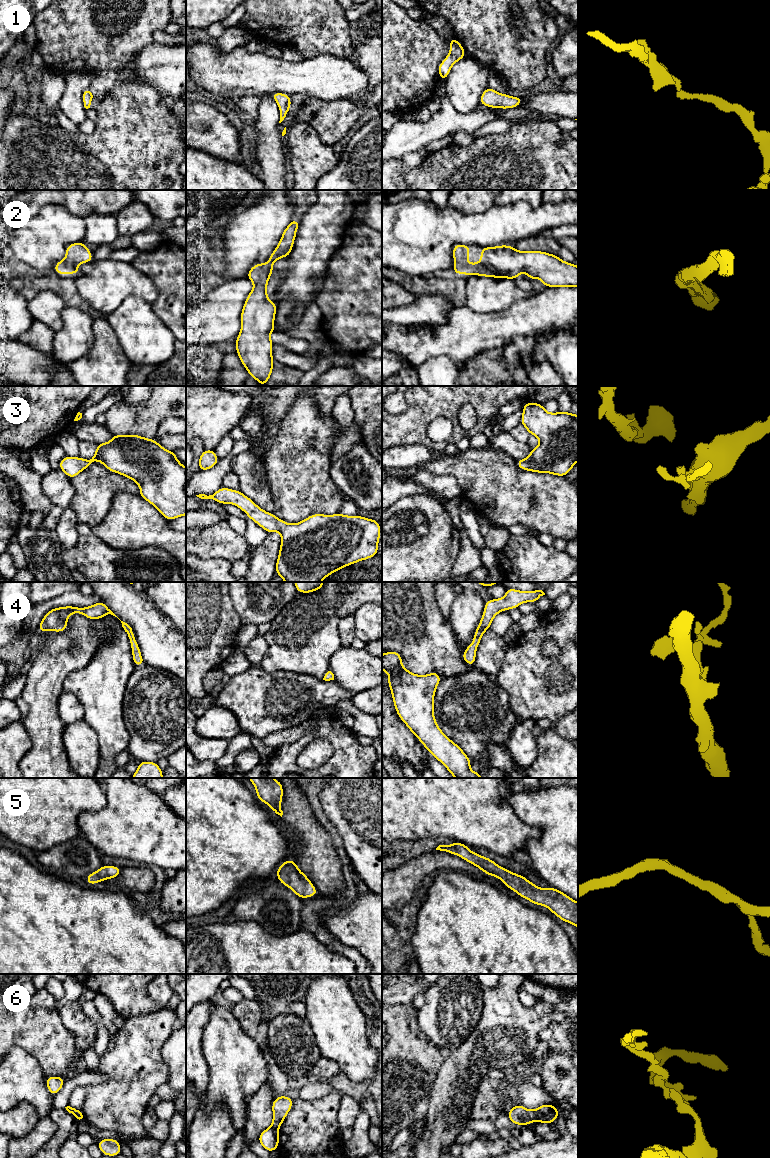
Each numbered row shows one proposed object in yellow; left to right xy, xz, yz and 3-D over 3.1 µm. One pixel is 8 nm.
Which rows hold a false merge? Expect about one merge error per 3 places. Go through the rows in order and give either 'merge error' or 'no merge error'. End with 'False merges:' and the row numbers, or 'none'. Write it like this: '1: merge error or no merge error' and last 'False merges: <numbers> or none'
1: no merge error
2: no merge error
3: no merge error
4: no merge error
5: no merge error
6: merge error
False merges: 6

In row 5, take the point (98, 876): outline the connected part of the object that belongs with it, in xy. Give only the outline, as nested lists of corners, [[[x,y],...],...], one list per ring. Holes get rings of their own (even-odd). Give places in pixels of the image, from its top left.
[[[102,865],[99,870],[87,875],[85,878],[86,882],[91,886],[95,883],[105,881],[110,878],[117,878],[121,872],[122,868],[117,866],[106,866]]]

